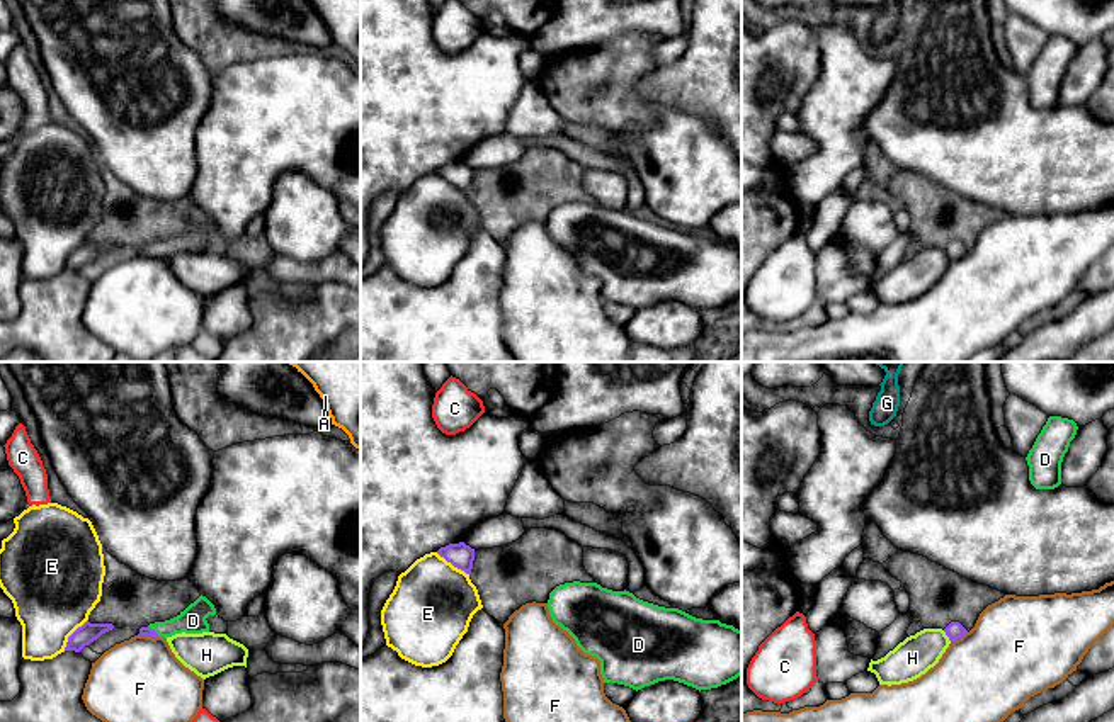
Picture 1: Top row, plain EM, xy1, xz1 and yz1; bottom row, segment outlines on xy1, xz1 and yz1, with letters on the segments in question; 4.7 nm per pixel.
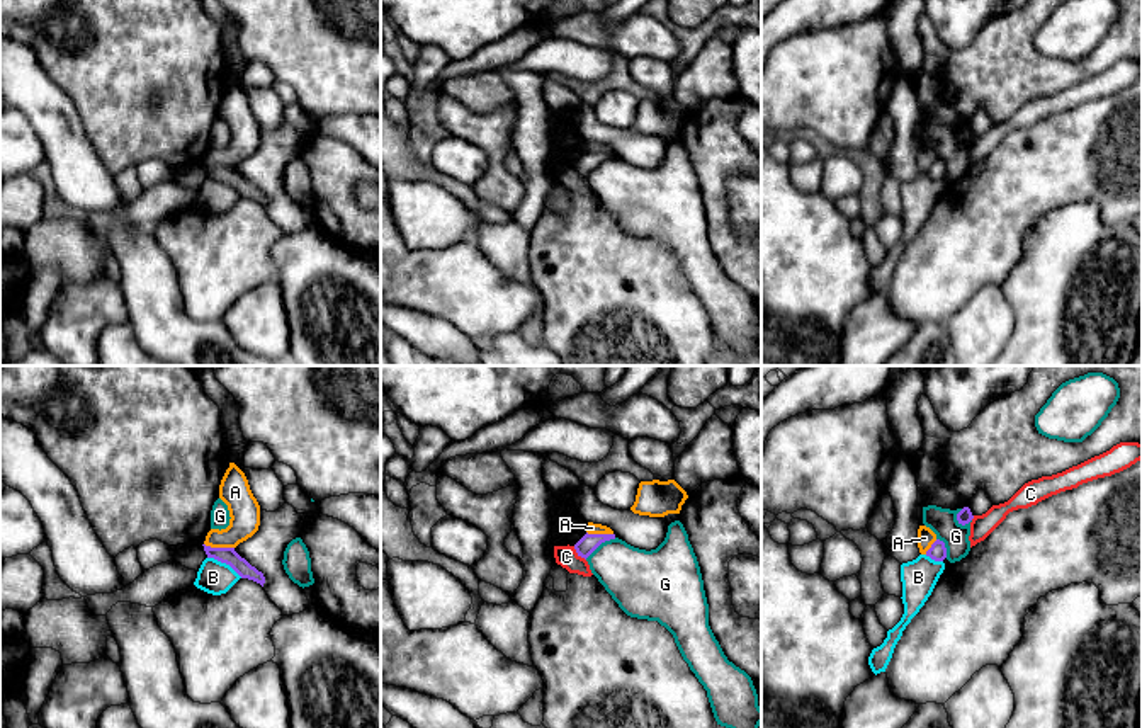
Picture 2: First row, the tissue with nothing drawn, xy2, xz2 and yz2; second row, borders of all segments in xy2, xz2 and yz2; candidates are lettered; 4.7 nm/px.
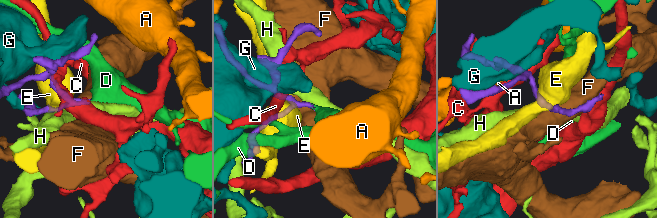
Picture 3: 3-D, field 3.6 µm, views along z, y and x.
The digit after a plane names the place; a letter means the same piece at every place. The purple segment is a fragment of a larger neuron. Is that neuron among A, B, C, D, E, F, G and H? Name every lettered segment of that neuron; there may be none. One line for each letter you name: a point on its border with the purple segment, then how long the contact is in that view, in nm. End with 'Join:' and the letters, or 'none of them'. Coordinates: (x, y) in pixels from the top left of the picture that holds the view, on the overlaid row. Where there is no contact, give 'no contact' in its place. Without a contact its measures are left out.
D: xy1 (153, 631) | 80 nm
Join: D

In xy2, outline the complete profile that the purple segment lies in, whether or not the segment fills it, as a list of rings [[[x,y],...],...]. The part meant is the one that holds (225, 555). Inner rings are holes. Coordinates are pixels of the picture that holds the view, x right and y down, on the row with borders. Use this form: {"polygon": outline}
{"polygon": [[[204,546],[207,558],[214,558],[221,563],[229,565],[241,578],[253,580],[263,587],[265,577],[255,566],[252,566],[245,558],[241,558],[235,548],[211,548]]]}

